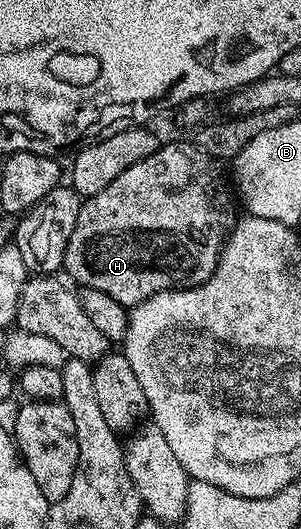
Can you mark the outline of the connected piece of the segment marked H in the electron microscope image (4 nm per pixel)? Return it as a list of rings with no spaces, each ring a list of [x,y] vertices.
[[[194,142],[164,143],[149,158],[141,158],[137,166],[129,166],[125,174],[109,182],[101,194],[93,194],[80,203],[77,226],[73,226],[69,246],[65,246],[62,271],[68,272],[76,285],[101,290],[101,294],[109,294],[113,302],[121,302],[128,310],[158,292],[206,284],[219,265],[223,245],[237,223],[233,188],[219,168],[222,168],[220,161],[212,160]]]

